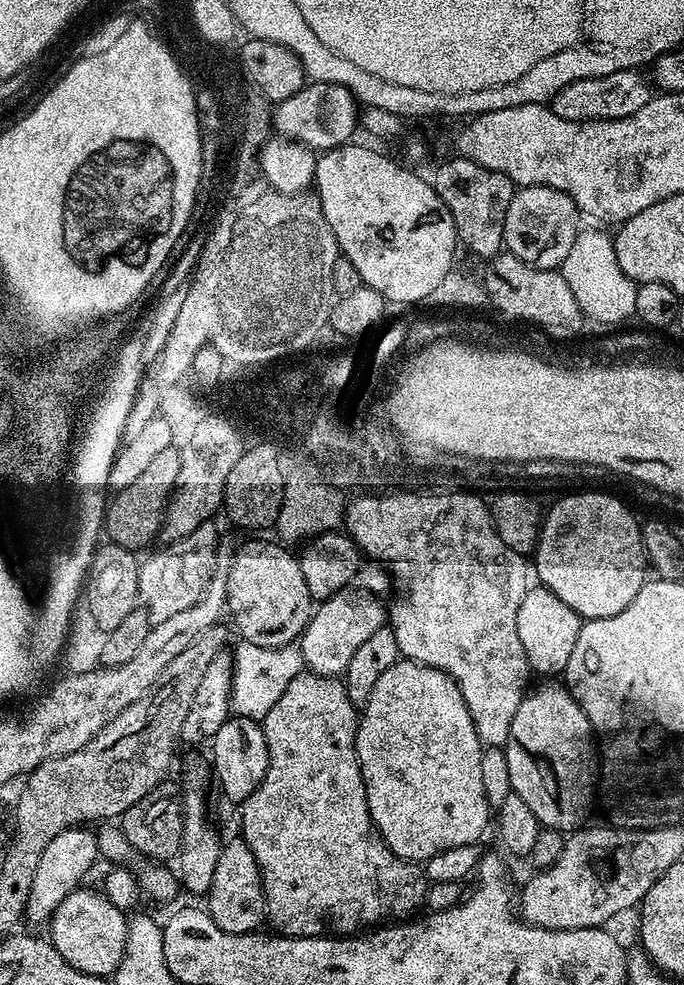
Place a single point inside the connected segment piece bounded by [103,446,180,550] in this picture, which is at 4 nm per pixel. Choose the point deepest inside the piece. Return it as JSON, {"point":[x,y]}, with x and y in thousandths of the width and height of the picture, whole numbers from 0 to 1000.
{"point":[196,525]}

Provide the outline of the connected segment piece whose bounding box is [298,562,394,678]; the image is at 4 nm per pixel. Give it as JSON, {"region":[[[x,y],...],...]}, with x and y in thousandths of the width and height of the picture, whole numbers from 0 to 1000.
{"region":[[[548,571],[528,572],[518,587],[512,587],[512,591],[500,595],[494,603],[461,614],[453,631],[444,637],[436,651],[446,679],[466,686],[501,687],[523,656],[529,656],[529,652],[535,652],[547,640],[563,637],[575,601],[569,578]]]}

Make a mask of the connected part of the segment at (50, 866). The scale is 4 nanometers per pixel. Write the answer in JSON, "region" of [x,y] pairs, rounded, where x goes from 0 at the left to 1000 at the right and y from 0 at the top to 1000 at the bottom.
{"region":[[[123,839],[91,843],[91,847],[75,853],[67,863],[61,863],[61,875],[56,875],[56,883],[50,883],[50,896],[44,898],[35,925],[35,934],[39,937],[69,939],[79,924],[85,924],[85,920],[91,918],[91,912],[118,901],[121,893],[117,892],[133,883],[135,876],[143,873],[139,848],[129,844]]]}

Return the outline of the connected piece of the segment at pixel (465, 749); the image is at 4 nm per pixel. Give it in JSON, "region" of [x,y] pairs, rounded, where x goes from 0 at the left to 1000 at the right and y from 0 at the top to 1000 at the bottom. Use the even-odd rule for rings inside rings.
{"region":[[[589,668],[580,670],[570,680],[558,683],[558,688],[541,701],[541,709],[532,716],[523,727],[520,737],[520,769],[529,782],[529,790],[535,798],[535,810],[538,821],[550,841],[556,844],[556,850],[567,856],[567,862],[589,873],[604,875],[623,875],[635,867],[646,867],[646,863],[664,863],[664,859],[681,859],[697,856],[702,848],[716,841],[716,820],[713,824],[713,804],[708,801],[708,763],[702,753],[702,746],[693,737],[693,729],[687,729],[687,721],[675,709],[675,701],[646,680],[630,678],[621,674],[613,674],[604,670]]]}

